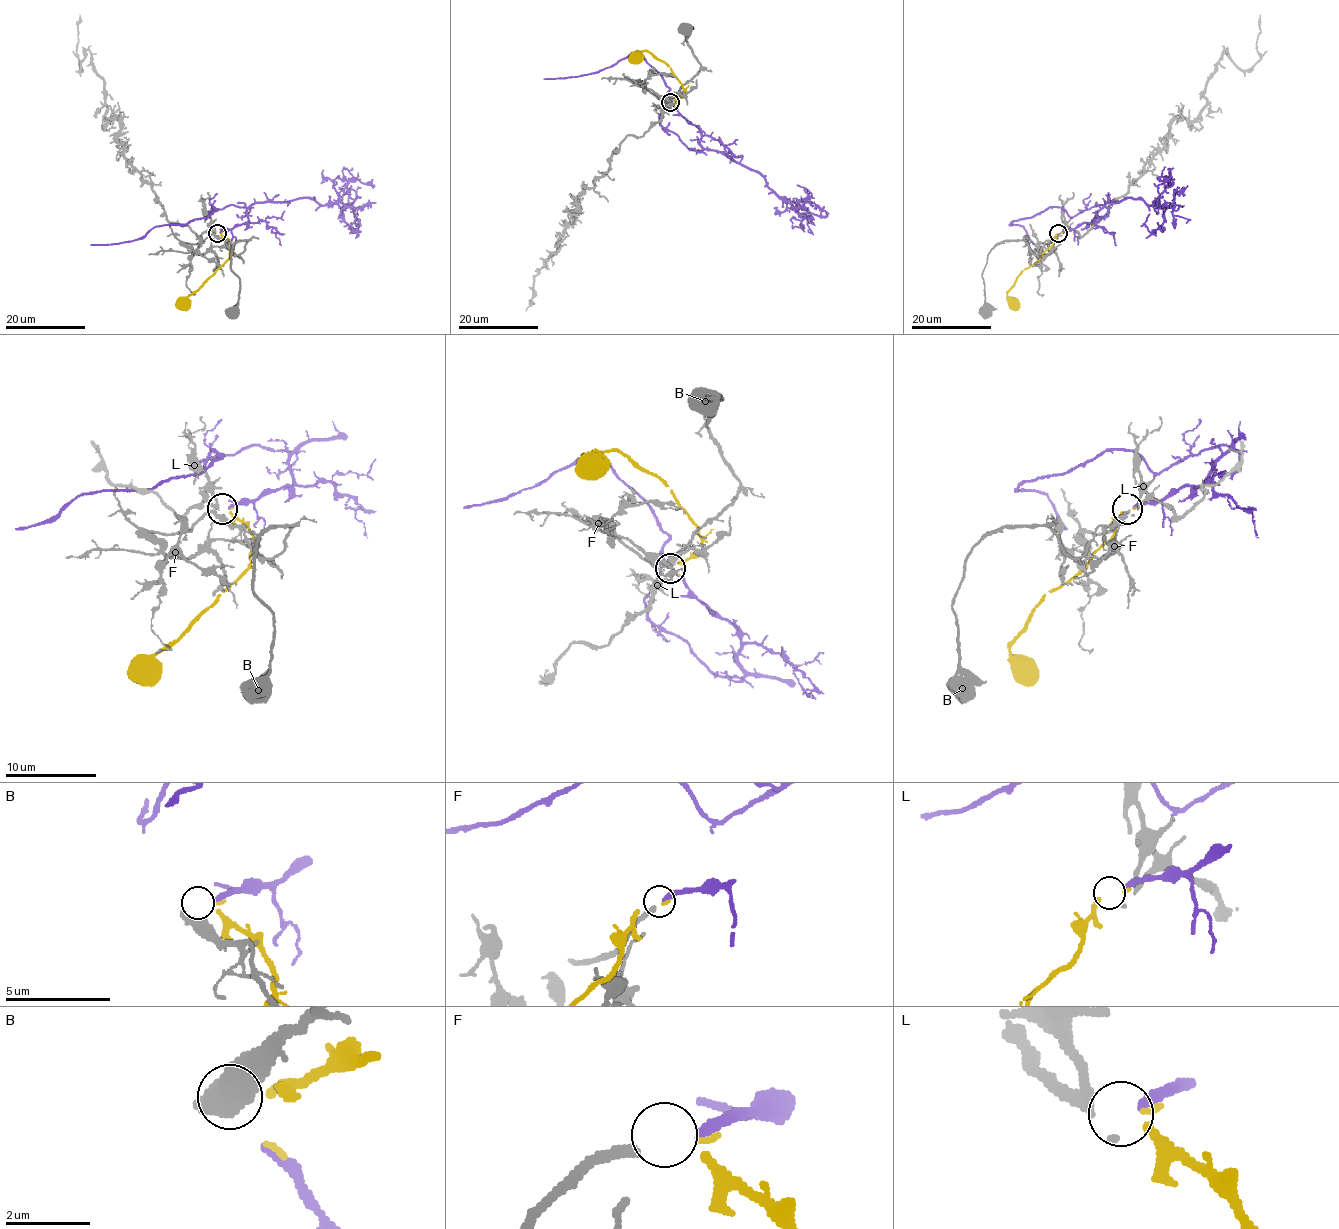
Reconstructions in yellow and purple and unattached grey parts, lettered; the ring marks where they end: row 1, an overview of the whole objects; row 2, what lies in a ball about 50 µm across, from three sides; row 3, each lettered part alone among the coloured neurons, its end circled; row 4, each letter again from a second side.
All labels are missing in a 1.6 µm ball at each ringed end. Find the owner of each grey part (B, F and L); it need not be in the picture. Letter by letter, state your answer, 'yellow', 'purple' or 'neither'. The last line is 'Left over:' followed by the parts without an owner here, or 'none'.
B: neither
F: purple
L: yellow
Left over: B

